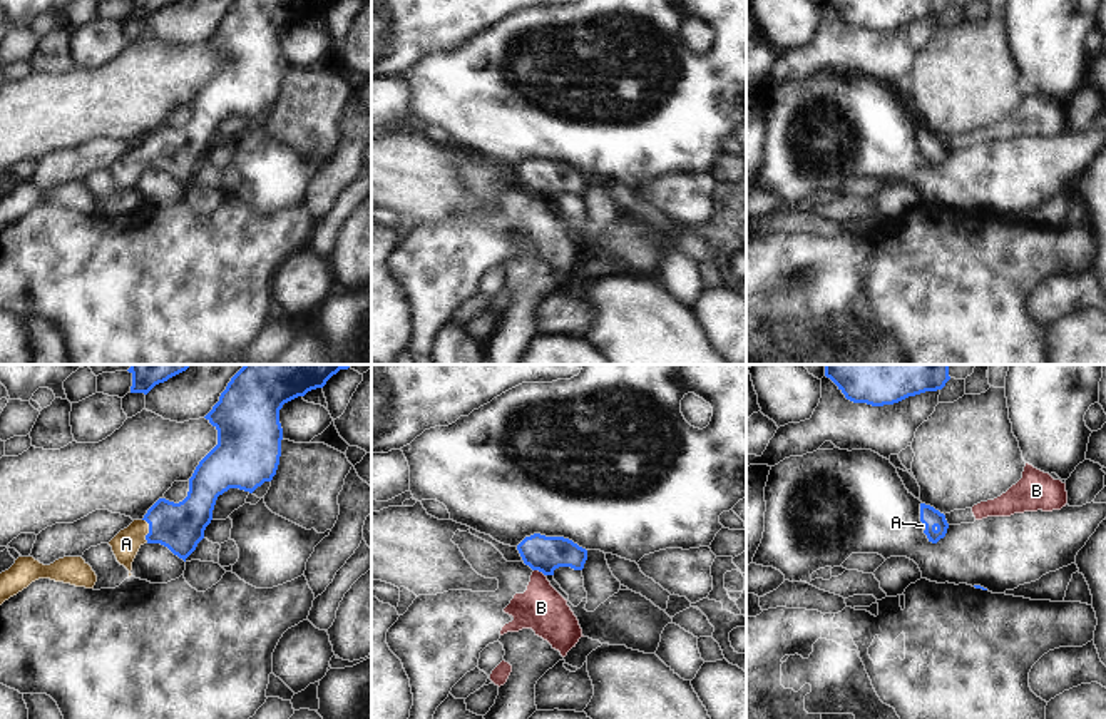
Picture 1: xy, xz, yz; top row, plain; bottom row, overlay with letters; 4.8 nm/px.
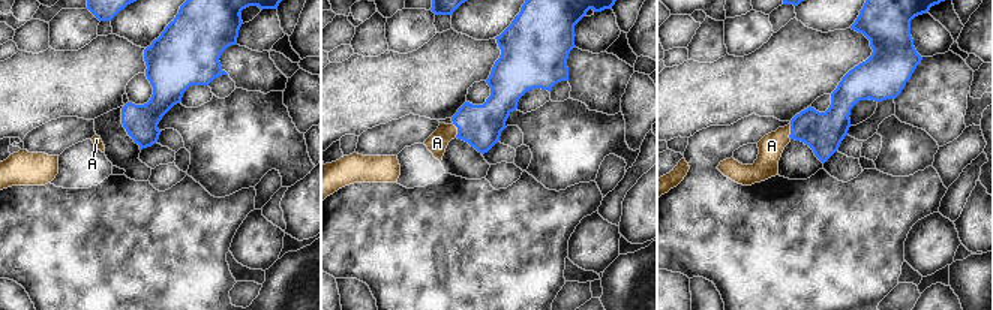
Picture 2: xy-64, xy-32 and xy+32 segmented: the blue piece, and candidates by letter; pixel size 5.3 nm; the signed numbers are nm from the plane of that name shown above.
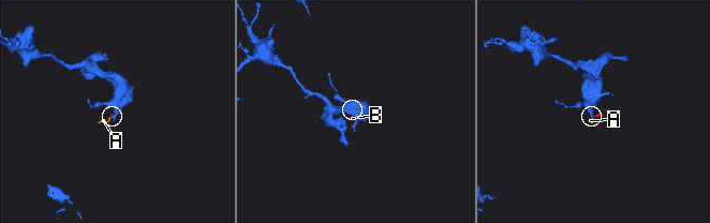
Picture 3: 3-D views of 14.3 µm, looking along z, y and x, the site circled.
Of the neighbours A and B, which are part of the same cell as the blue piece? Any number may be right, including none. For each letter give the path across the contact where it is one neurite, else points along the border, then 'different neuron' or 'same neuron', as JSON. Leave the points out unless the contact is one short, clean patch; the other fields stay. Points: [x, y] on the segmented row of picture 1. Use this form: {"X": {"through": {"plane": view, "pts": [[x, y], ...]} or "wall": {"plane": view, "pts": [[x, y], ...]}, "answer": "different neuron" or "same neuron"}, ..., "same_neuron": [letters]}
{"A": {"through": {"plane": "xy", "pts": [[179, 527], [149, 530], [138, 532], [126, 544]]}, "answer": "same neuron"}, "B": {"wall": {"plane": "xz", "pts": [[534, 569], [544, 576]]}, "answer": "different neuron"}, "same_neuron": ["A"]}

